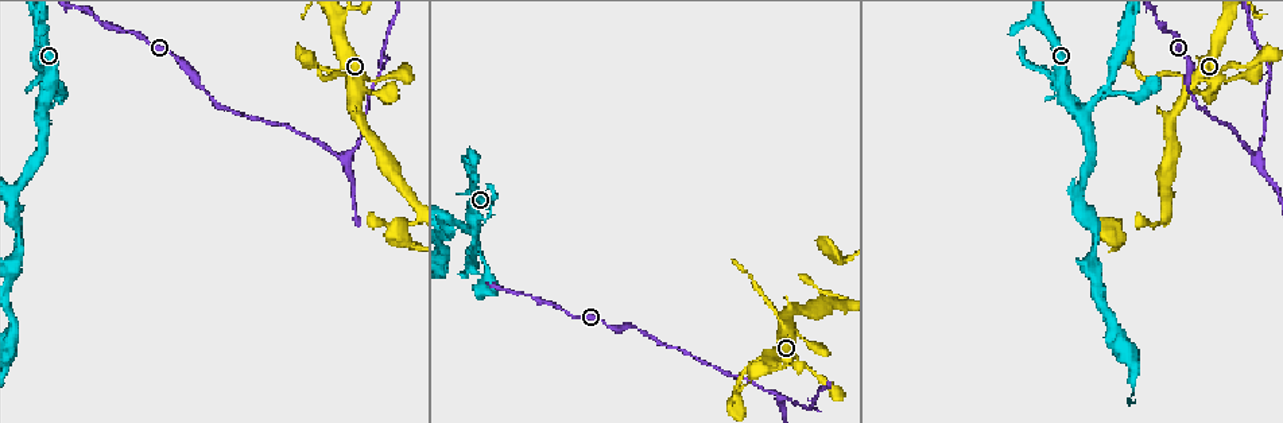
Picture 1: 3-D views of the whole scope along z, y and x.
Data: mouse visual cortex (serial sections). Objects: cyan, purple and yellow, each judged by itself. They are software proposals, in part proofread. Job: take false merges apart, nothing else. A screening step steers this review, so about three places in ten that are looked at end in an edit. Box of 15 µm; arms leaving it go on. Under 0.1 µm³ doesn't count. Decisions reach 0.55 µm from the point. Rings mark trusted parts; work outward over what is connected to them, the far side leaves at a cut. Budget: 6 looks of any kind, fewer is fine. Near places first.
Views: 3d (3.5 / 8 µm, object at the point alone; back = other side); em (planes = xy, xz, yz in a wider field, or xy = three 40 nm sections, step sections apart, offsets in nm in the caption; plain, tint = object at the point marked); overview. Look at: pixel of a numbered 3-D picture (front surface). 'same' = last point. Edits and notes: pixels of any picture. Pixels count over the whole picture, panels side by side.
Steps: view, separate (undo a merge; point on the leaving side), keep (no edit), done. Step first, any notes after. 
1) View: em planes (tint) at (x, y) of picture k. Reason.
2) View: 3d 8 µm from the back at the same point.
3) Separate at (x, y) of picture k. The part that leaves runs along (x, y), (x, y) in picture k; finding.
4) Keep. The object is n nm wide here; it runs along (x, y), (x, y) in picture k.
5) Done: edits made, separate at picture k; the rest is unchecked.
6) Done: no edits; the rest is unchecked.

View: 3d 8 µm from the back at (1256, 154) of picture 1. Three arms meet.

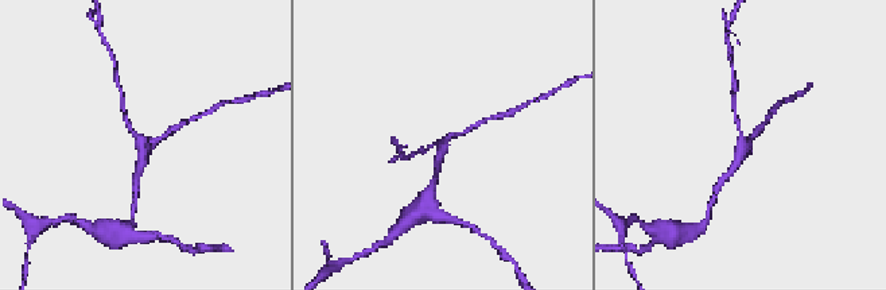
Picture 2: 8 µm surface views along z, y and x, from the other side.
View: em xy step 3 (tint) at (744, 142) of picture 2. 3 arms meet here; the arms are 150, 150, 250 nm wide; shape alone is not enough.

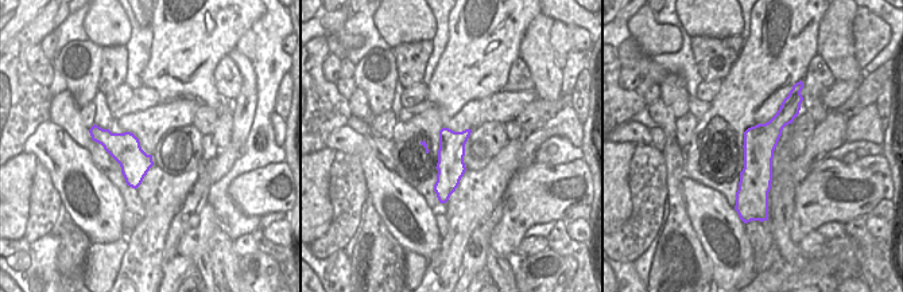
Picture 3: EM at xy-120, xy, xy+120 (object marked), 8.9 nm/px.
Keep. The object is 260 nm wide here; it runs along (475, 124), (424, 150) in picture 2; all the same cell.

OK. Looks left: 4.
View: 3d 3.5 µm at (369, 91) of picture 1. A narrow waist.

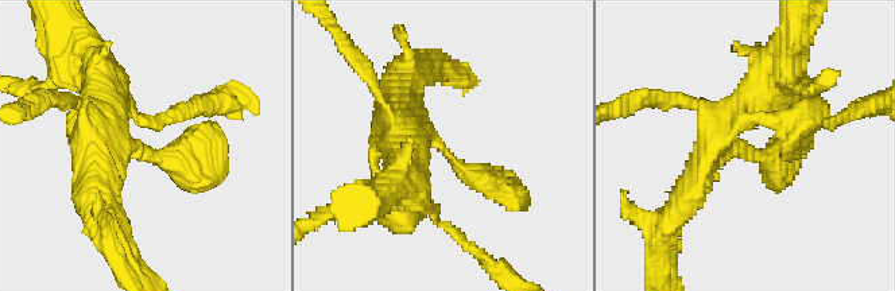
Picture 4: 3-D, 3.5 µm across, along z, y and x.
View: em xy step 1 (tint) at (146, 156) of picture 4. Now the EM.

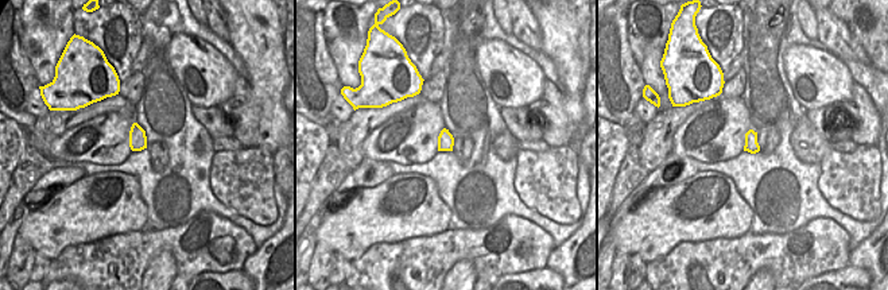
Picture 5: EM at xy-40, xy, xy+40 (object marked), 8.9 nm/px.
View: em xy step 5 (tint) at the same point. Cut it another way.

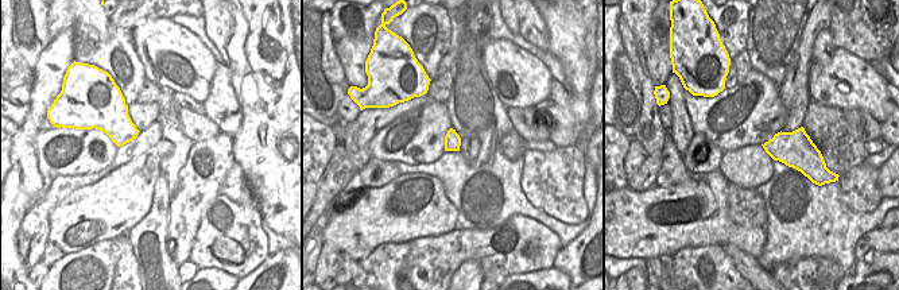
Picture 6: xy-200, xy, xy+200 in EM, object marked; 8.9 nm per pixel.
Keep. It runs along (395, 143), (419, 130), (519, 202) in picture 4; one cell here.

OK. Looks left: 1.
Done: no edits; the rest is unchecked.

